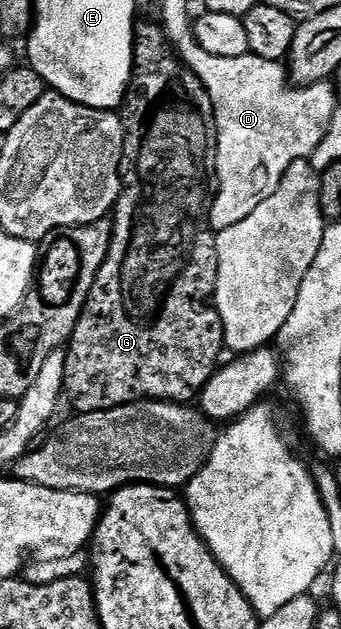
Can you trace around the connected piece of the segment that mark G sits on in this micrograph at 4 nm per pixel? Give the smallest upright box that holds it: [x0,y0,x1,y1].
[64,24,226,413]

